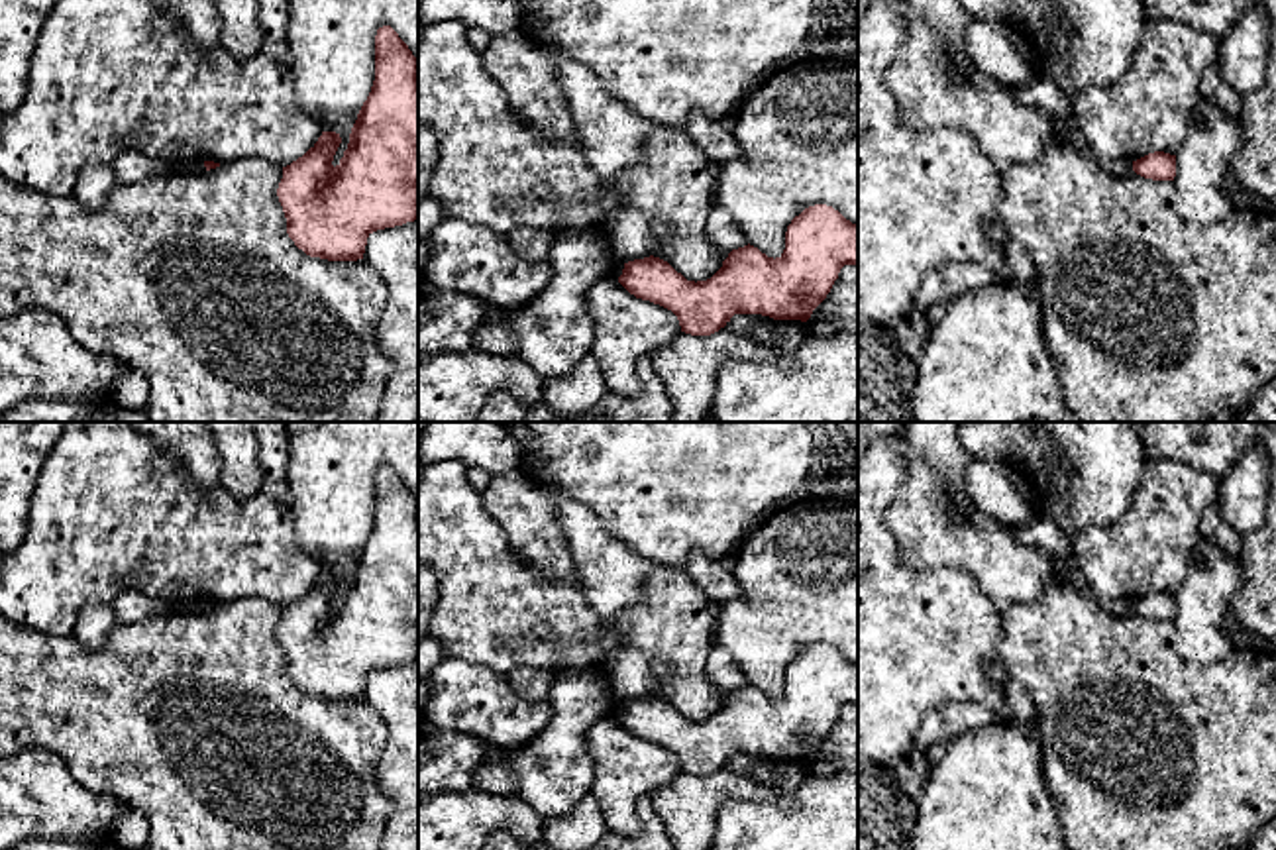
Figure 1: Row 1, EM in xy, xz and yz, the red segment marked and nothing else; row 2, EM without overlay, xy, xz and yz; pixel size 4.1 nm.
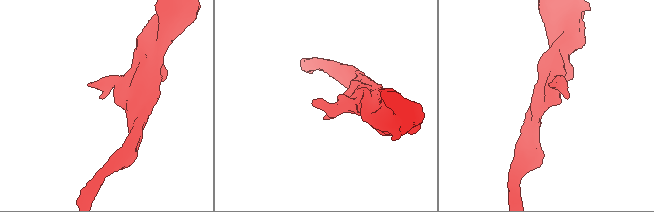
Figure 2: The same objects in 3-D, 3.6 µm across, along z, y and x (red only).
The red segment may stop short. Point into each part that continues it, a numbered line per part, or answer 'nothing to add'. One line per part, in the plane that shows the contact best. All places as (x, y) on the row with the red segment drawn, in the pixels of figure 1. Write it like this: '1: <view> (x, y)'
nothing to add

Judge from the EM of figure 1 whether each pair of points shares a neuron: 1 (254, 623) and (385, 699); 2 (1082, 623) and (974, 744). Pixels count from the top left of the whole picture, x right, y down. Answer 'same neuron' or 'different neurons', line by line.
1: different neurons
2: different neurons

